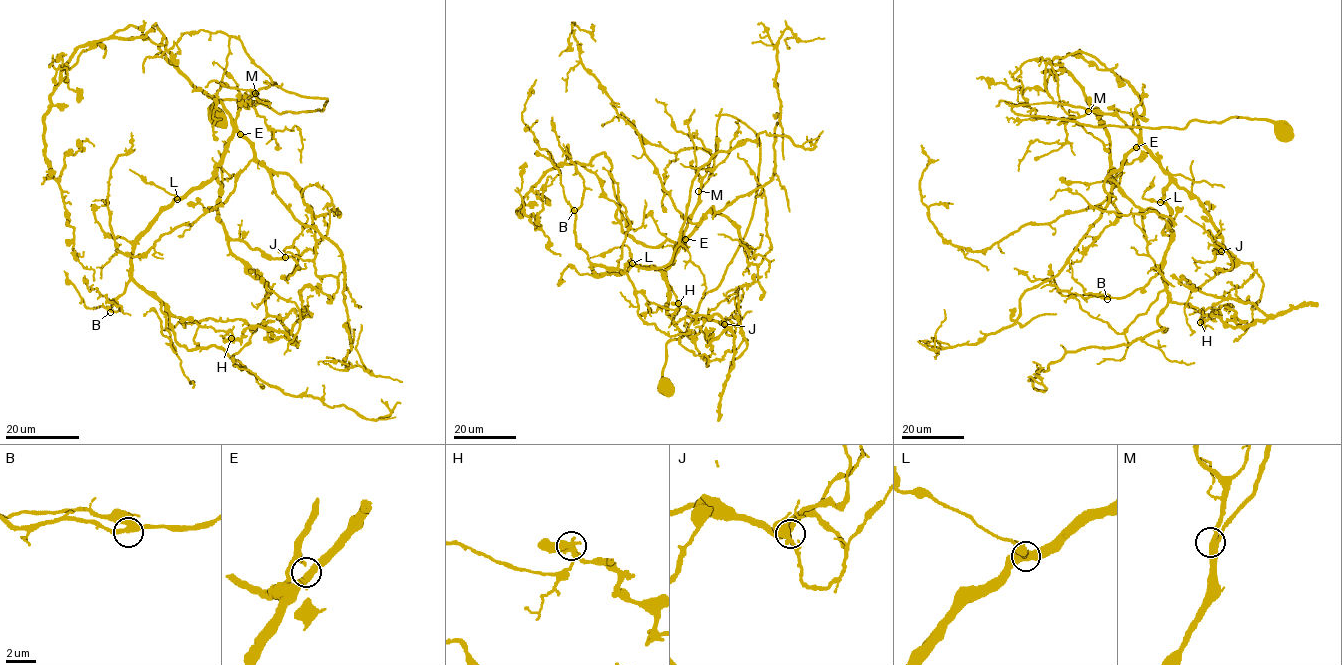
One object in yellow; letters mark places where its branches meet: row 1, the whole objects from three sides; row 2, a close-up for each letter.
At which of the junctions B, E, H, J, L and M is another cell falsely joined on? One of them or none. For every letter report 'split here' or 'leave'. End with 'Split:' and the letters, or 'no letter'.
B: leave
E: leave
H: split here
J: leave
L: leave
M: leave
Split: H

